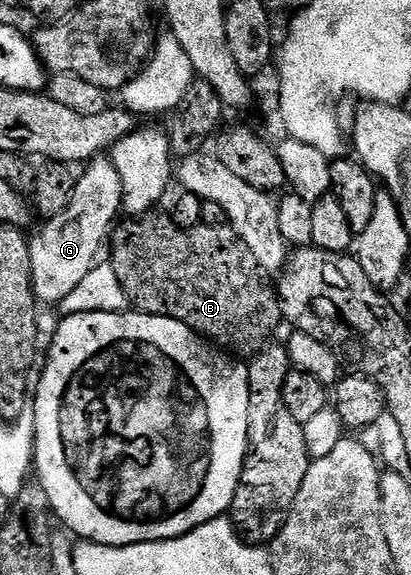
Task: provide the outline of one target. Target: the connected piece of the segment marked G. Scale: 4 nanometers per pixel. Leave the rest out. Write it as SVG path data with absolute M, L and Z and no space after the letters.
M111 157L93 158L79 171L70 204L58 216L47 219L44 227L31 235L30 268L32 287L37 303L58 304L85 279L86 274L96 266L100 249L105 249L110 235L117 225L124 205L122 180L118 168L114 168Z

